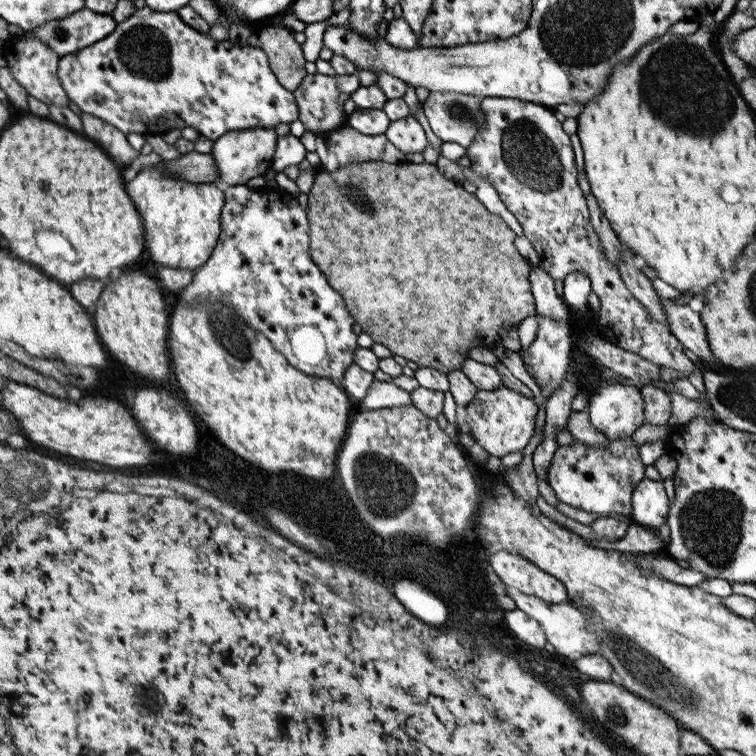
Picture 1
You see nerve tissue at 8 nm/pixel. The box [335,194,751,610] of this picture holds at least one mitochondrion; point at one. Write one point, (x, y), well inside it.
(711, 521)

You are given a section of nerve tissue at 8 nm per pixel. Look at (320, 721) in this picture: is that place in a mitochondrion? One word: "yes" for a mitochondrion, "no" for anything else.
no

